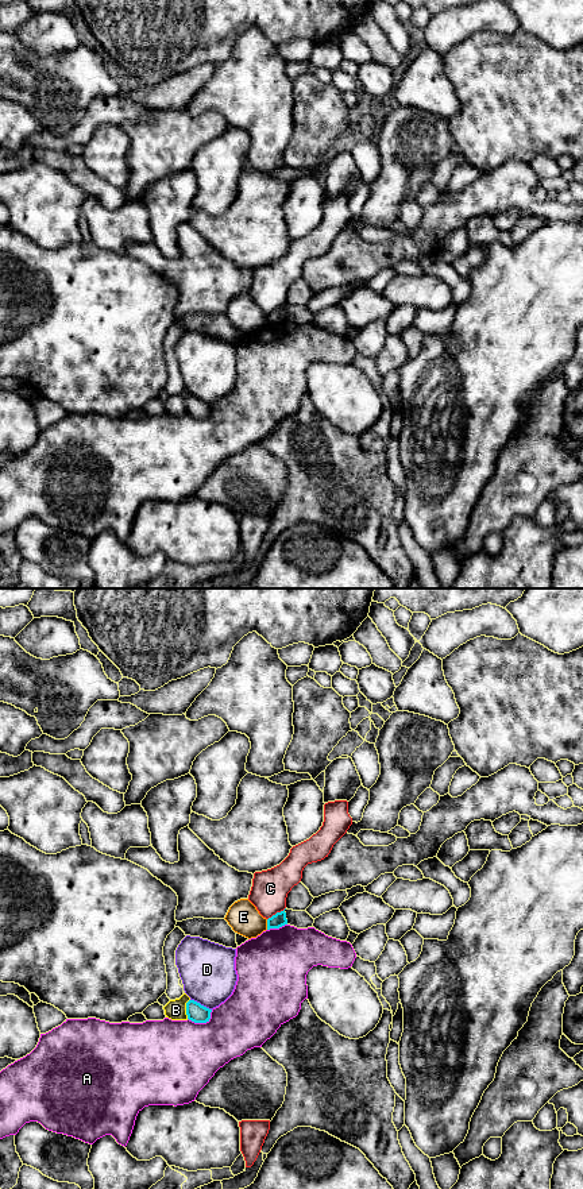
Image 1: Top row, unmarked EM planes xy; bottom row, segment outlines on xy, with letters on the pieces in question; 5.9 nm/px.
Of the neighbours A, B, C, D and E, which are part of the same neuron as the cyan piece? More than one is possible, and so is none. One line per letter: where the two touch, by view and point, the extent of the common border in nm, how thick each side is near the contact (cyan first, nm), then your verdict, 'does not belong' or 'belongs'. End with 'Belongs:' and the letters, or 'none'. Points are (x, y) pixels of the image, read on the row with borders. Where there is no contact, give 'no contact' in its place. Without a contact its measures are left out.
A: contact xy (203, 1022); length 160 nm; calibres 120 and 440 nm; does not belong
B: contact xy (186, 1008); length 120 nm; calibres 120 and 130 nm; does not belong
C: contact xy (277, 913); length 130 nm; calibres 90 and 220 nm; does not belong
D: contact xy (200, 1004); length 140 nm; calibres 120 and 320 nm; does not belong
E: contact xy (267, 925); length 60 nm; calibres 90 and 190 nm; does not belong
Belongs: none

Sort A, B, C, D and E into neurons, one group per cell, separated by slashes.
A / B C / D / E

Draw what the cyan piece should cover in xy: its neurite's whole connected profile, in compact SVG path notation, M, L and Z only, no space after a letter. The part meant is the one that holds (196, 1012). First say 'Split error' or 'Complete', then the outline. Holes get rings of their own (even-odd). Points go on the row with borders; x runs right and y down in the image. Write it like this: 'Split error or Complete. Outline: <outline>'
Complete. Outline: M189 1000L186 1003L186 1015L188 1019L194 1023L206 1023L211 1019L212 1010L201 1005L200 1003L194 1000Z

